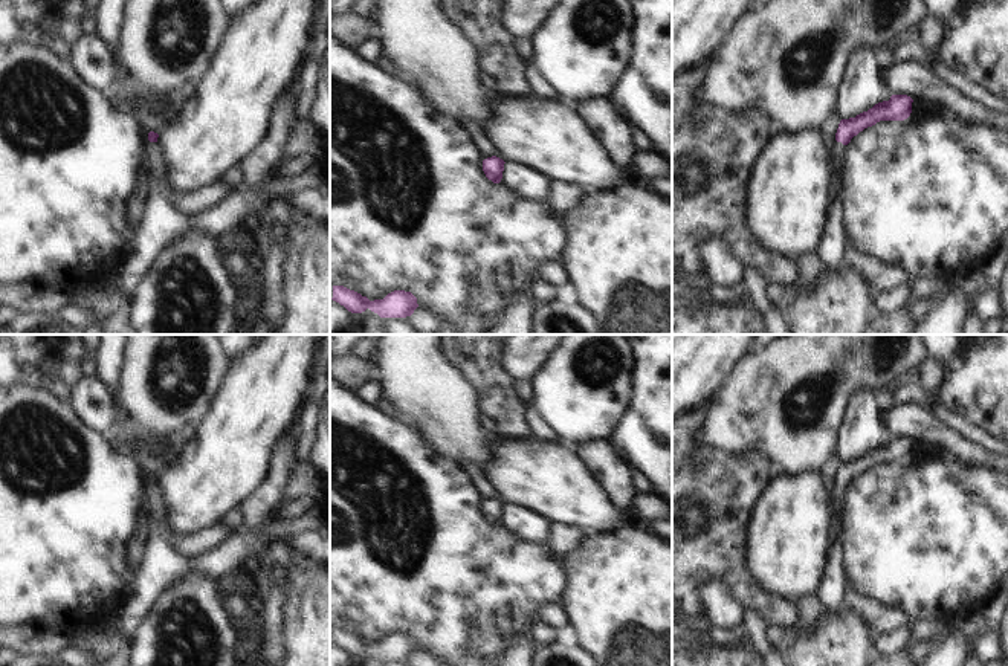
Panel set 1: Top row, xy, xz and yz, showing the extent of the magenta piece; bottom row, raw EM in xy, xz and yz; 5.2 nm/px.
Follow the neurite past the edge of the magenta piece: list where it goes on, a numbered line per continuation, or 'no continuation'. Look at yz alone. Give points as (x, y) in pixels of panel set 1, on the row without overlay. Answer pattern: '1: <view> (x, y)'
1: yz (839, 491)

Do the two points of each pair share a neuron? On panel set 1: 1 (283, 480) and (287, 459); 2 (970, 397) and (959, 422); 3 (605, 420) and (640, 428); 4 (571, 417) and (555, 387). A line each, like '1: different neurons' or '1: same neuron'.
1: same neuron
2: different neurons
3: different neurons
4: same neuron

